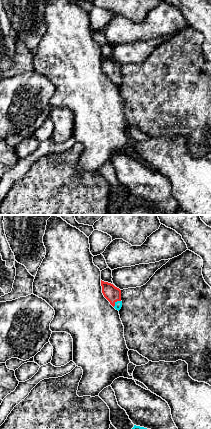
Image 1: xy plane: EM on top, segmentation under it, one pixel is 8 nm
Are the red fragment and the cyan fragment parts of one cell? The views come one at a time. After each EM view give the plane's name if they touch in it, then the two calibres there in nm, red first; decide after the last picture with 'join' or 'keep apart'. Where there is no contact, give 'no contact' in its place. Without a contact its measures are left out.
meets red in xy; 130 nm thick on the red side, 60 nm on the other

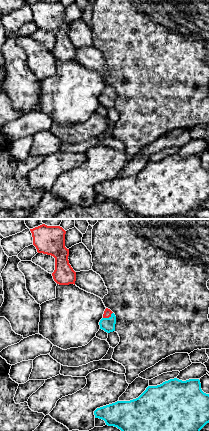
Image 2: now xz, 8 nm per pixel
meets red in xz; 60 nm thick on the red side, 110 nm on the other

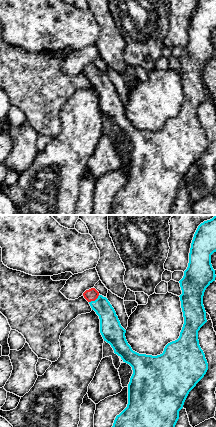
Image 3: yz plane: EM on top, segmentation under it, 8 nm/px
meets red in yz; 100 nm thick on the red side, 170 nm on the other

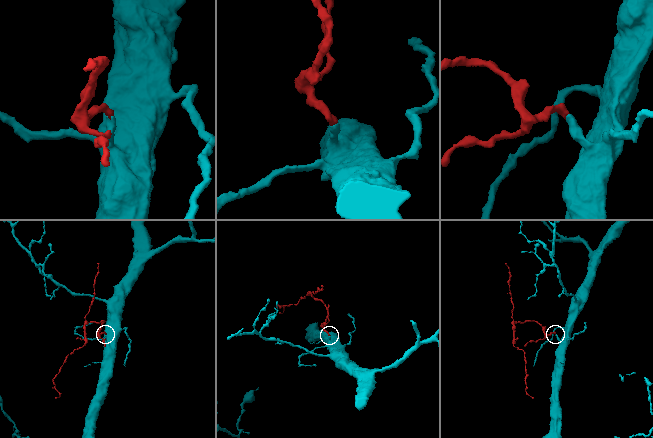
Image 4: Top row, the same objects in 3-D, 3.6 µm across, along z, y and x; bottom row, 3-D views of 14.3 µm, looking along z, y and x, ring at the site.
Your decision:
join

